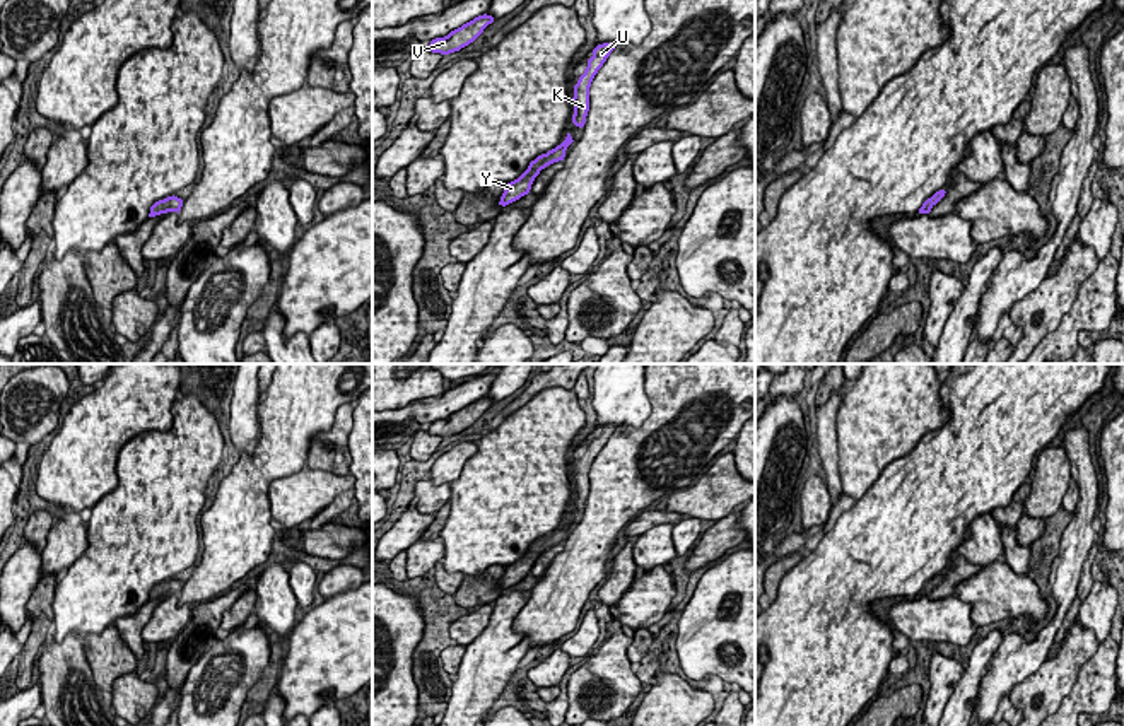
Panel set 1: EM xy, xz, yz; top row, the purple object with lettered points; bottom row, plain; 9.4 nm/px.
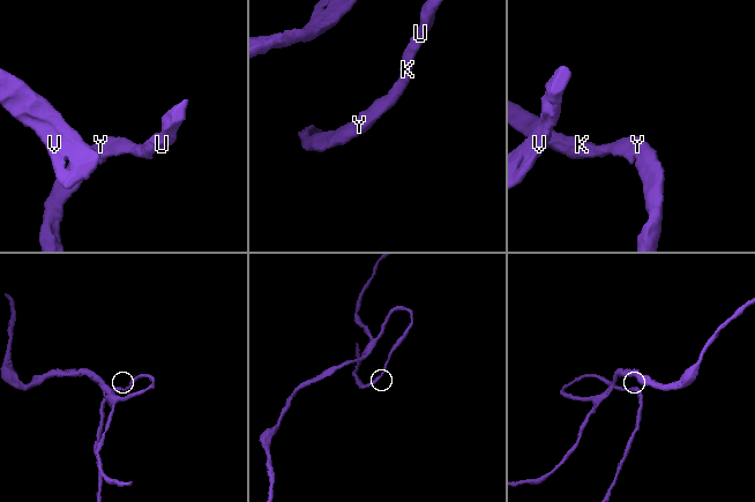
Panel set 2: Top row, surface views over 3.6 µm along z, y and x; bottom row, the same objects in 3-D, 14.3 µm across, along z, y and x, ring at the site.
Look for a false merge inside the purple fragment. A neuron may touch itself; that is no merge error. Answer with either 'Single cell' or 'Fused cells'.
Single cell

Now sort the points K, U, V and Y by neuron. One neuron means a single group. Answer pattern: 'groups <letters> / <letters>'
groups K U V Y

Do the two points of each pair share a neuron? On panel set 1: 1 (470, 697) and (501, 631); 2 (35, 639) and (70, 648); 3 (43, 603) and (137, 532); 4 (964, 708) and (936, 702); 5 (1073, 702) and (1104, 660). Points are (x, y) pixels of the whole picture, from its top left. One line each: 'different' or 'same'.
1: same
2: different
3: different
4: different
5: same

